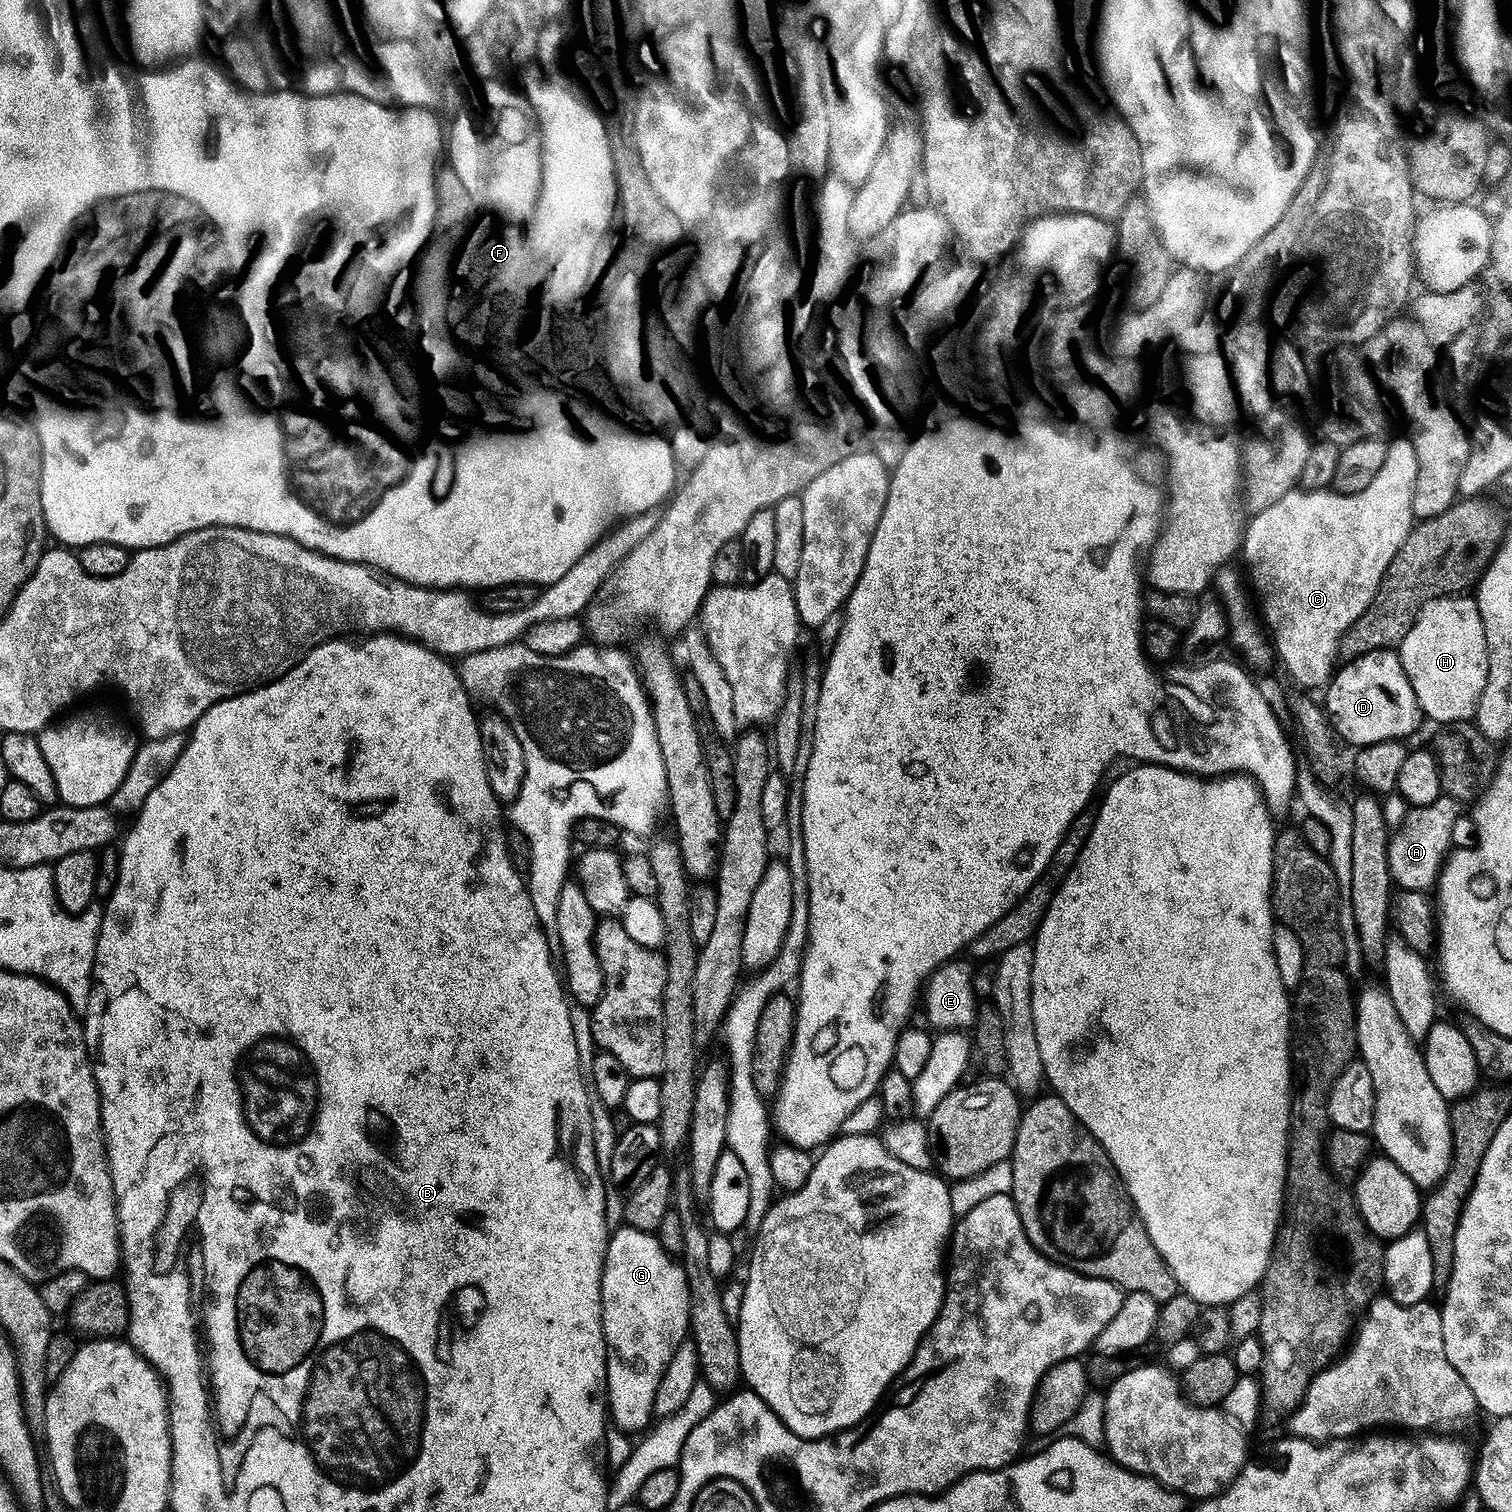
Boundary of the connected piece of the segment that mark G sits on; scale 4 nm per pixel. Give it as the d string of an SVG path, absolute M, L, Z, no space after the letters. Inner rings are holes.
M620 1226L608 1238L600 1293L608 1347L606 1408L616 1428L640 1434L654 1420L654 1394L658 1394L670 1358L690 1332L686 1274L653 1233Z

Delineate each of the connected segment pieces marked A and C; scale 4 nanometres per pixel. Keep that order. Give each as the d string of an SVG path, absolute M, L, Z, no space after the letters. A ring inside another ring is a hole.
M1441 794L1426 806L1407 809L1408 813L1405 814L1400 829L1391 833L1388 842L1388 869L1392 875L1392 883L1397 889L1424 892L1435 885L1436 878L1453 847L1452 831L1456 828L1460 808L1461 801L1455 800L1453 796Z
M1403 439L1391 441L1388 444L1388 453L1386 454L1386 460L1382 462L1382 470L1378 470L1377 476L1370 482L1370 486L1366 486L1366 490L1358 490L1358 494L1346 494L1345 496L1341 492L1331 490L1293 490L1287 492L1282 498L1278 498L1278 502L1274 502L1262 509L1261 512L1255 513L1251 517L1252 520L1247 521L1242 537L1242 557L1244 556L1244 564L1248 567L1248 576L1252 579L1253 589L1251 588L1251 591L1254 596L1254 591L1256 591L1256 596L1260 599L1258 612L1262 617L1263 627L1270 637L1270 643L1275 655L1278 660L1284 663L1285 670L1304 687L1301 689L1312 690L1308 688L1316 688L1319 684L1320 687L1327 685L1333 675L1334 665L1338 660L1337 653L1340 651L1340 639L1348 633L1350 626L1354 622L1358 622L1358 618L1362 618L1362 614L1372 604L1372 599L1378 590L1381 578L1386 574L1390 562L1398 554L1402 542L1408 537L1408 531L1412 528L1414 517L1410 506L1410 498L1412 497L1412 487L1416 477L1416 455L1412 449L1411 439Z

